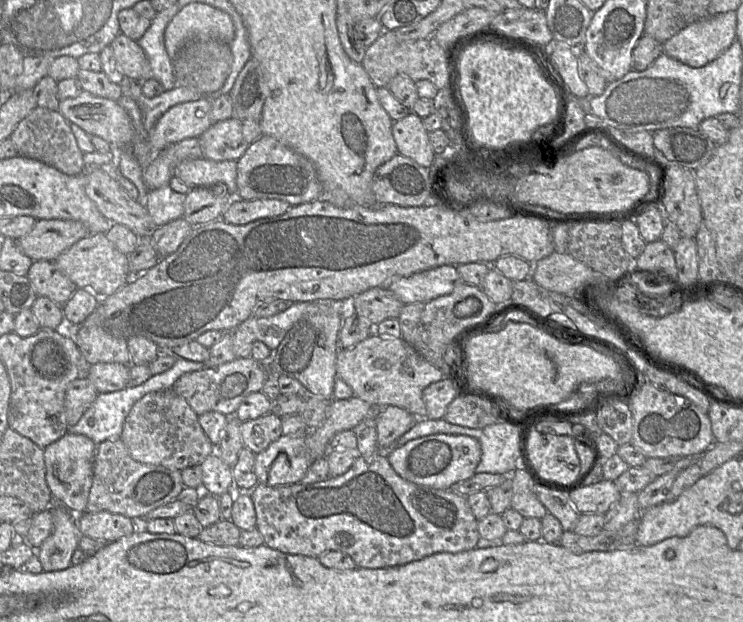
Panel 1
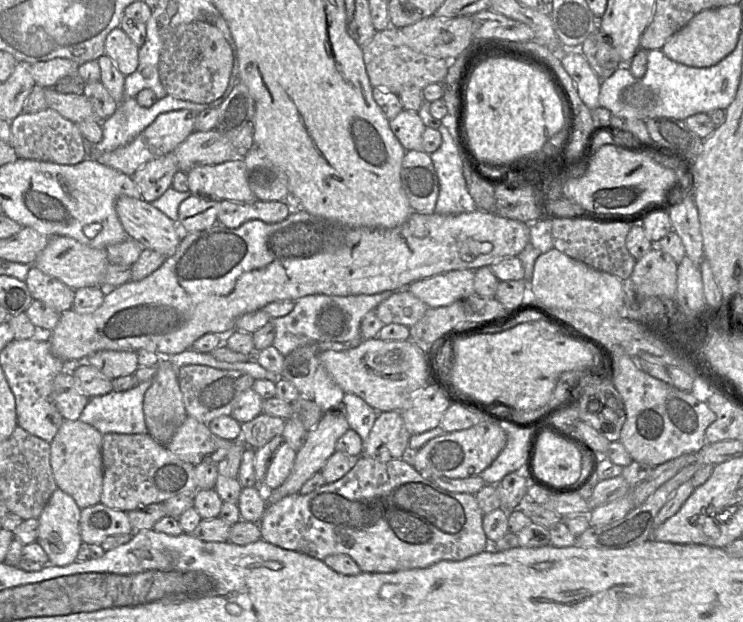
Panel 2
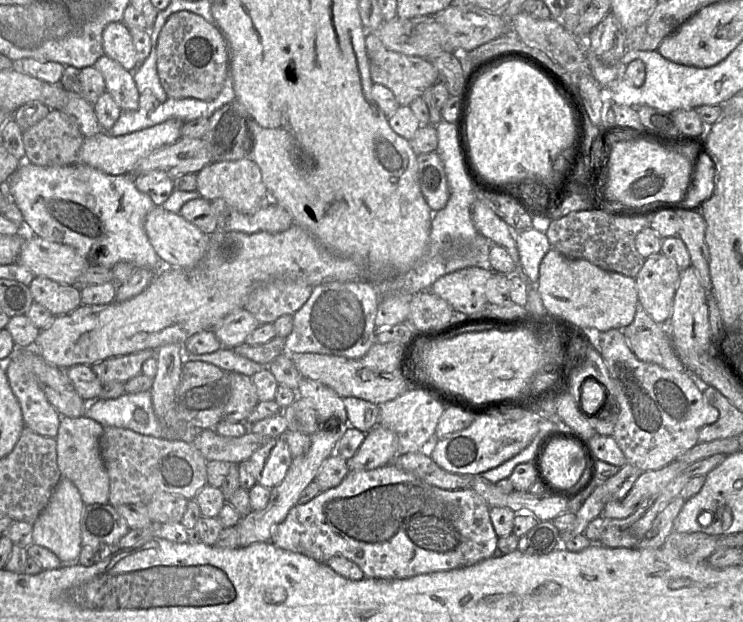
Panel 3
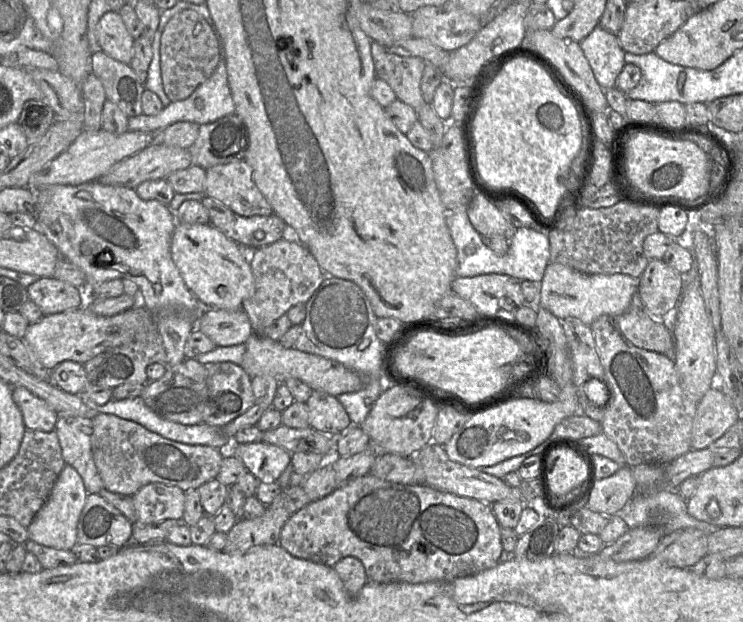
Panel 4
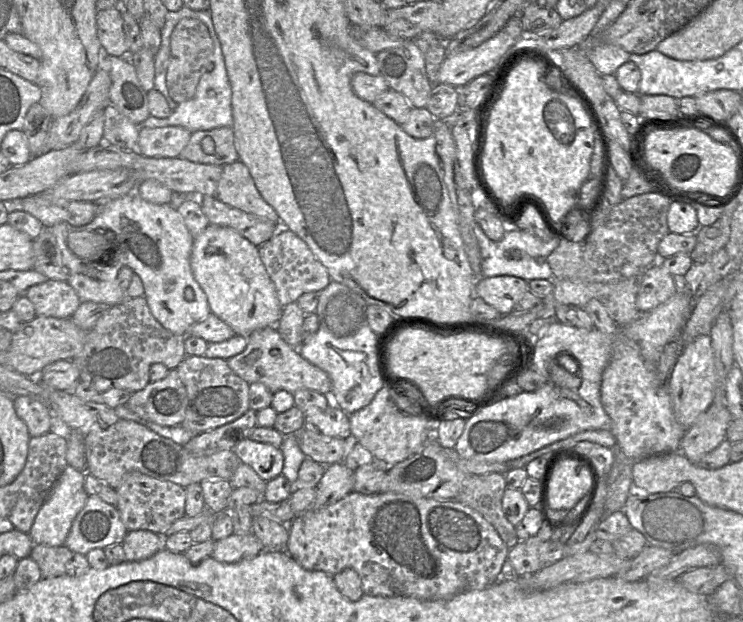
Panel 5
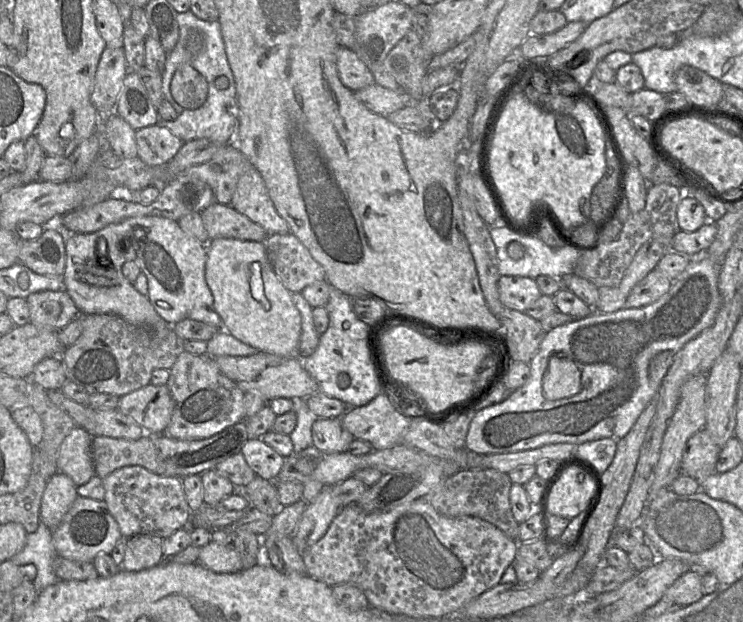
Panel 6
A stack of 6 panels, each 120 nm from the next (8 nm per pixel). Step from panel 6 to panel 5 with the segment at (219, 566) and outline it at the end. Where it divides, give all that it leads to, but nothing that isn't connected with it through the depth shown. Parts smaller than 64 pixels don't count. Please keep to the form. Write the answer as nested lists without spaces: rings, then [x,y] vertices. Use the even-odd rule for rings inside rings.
[[[254,533],[246,535],[231,534],[215,541],[211,557],[223,563],[236,563],[251,559],[265,550],[263,543]]]

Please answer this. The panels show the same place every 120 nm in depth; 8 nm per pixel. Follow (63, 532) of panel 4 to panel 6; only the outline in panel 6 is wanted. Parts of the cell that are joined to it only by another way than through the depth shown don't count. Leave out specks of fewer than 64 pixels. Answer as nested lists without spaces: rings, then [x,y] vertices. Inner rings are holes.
[[[57,472],[48,481],[40,507],[40,522],[51,532],[61,523],[63,517],[78,496],[77,485],[62,472]]]

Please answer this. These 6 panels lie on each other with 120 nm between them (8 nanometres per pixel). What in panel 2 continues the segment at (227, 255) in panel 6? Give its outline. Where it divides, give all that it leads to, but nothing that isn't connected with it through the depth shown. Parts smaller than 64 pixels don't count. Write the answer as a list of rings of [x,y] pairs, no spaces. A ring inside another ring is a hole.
[[[122,195],[117,199],[115,209],[128,236],[138,241],[144,249],[151,249],[168,257],[176,252],[183,236],[182,230],[177,223],[151,203],[142,198],[136,199]]]

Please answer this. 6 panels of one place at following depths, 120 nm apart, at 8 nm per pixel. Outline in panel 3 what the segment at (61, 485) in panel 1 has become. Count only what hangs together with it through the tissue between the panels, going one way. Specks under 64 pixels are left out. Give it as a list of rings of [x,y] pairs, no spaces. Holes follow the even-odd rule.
[[[86,415],[61,416],[56,438],[57,465],[61,476],[71,480],[78,488],[83,503],[106,504],[109,500],[109,476],[100,454],[99,440],[104,427]]]

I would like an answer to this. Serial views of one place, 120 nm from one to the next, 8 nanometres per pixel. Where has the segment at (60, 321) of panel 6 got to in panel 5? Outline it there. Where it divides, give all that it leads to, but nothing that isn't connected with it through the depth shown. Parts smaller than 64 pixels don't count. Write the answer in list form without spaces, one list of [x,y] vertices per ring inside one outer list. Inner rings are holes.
[[[48,279],[30,286],[25,295],[33,303],[37,316],[69,318],[82,303],[75,289],[61,280]]]

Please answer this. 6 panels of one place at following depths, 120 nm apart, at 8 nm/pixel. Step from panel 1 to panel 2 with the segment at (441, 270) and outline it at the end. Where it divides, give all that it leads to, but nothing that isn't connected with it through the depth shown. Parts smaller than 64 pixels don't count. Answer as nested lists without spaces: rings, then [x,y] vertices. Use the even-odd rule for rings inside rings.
[[[449,271],[416,281],[406,288],[430,308],[449,306],[457,300],[475,294],[474,271]]]

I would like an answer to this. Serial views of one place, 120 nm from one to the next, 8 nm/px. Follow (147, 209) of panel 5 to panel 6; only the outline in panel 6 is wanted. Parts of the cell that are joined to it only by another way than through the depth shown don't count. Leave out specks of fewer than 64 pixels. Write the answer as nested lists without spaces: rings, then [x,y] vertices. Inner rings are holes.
[[[159,216],[131,217],[95,232],[66,234],[65,249],[65,287],[80,314],[114,314],[133,325],[153,331],[164,330],[185,318],[213,325],[219,330],[224,329],[205,279],[207,244],[184,232],[177,221]],[[126,261],[135,261],[146,275],[148,296],[137,291],[133,283],[123,275],[122,266]]]

